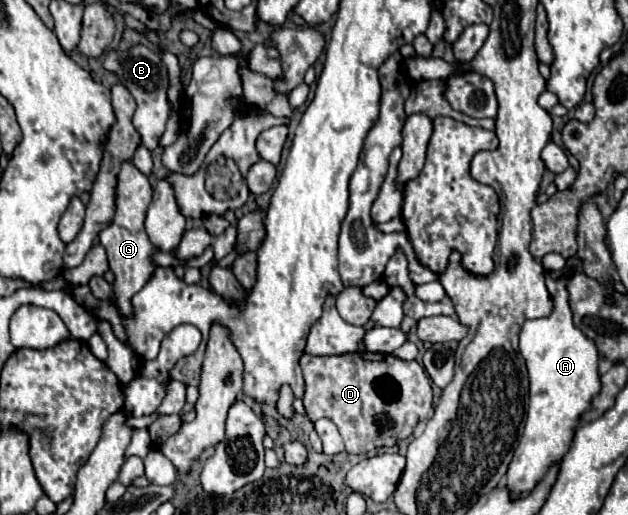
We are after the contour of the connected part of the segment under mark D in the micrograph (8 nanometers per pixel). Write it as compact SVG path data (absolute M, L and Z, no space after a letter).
M356 351L346 355L334 355L334 357L314 357L304 353L300 357L300 367L304 375L304 411L306 417L314 423L322 417L328 417L338 427L346 451L352 455L368 453L372 449L380 447L392 447L402 439L408 439L416 425L424 419L430 419L434 413L432 407L432 385L424 371L424 367L418 361L402 361L394 355L386 353L370 353L370 351Z

